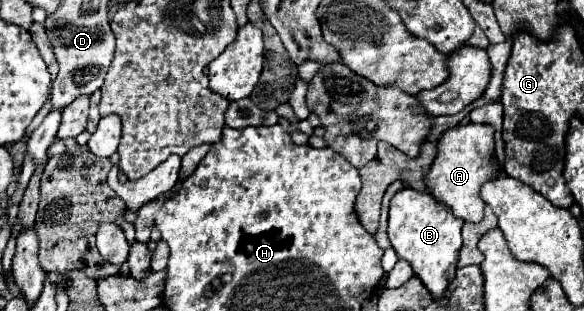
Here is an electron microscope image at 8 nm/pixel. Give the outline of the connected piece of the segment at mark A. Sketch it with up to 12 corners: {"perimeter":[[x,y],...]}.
{"perimeter":[[459,124],[439,140],[427,190],[465,222],[481,222],[495,128]]}

